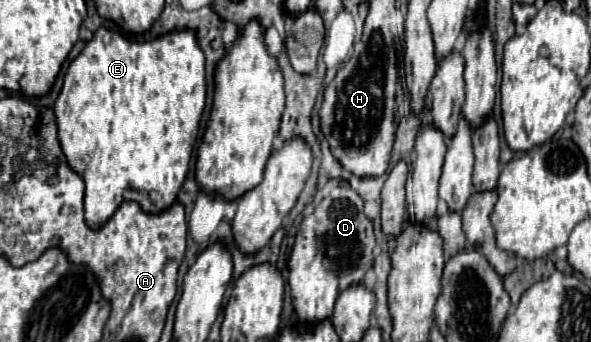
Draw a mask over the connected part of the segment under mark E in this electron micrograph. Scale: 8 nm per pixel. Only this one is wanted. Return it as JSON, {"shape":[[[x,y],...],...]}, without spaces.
{"shape":[[[99,28],[93,34],[93,40],[89,40],[87,46],[83,48],[83,52],[69,64],[69,68],[65,72],[61,94],[53,106],[63,154],[67,156],[69,166],[85,182],[85,222],[91,230],[101,228],[123,202],[139,202],[143,212],[159,214],[159,212],[167,210],[177,200],[177,194],[179,194],[183,180],[187,176],[187,170],[189,170],[189,160],[191,160],[195,140],[197,140],[203,108],[205,108],[205,56],[203,56],[203,52],[195,40],[193,30],[175,30],[175,32],[169,32],[169,34],[155,38],[151,42],[135,42],[135,40],[129,40],[127,36],[113,32],[113,30],[107,30],[107,28]]]}

